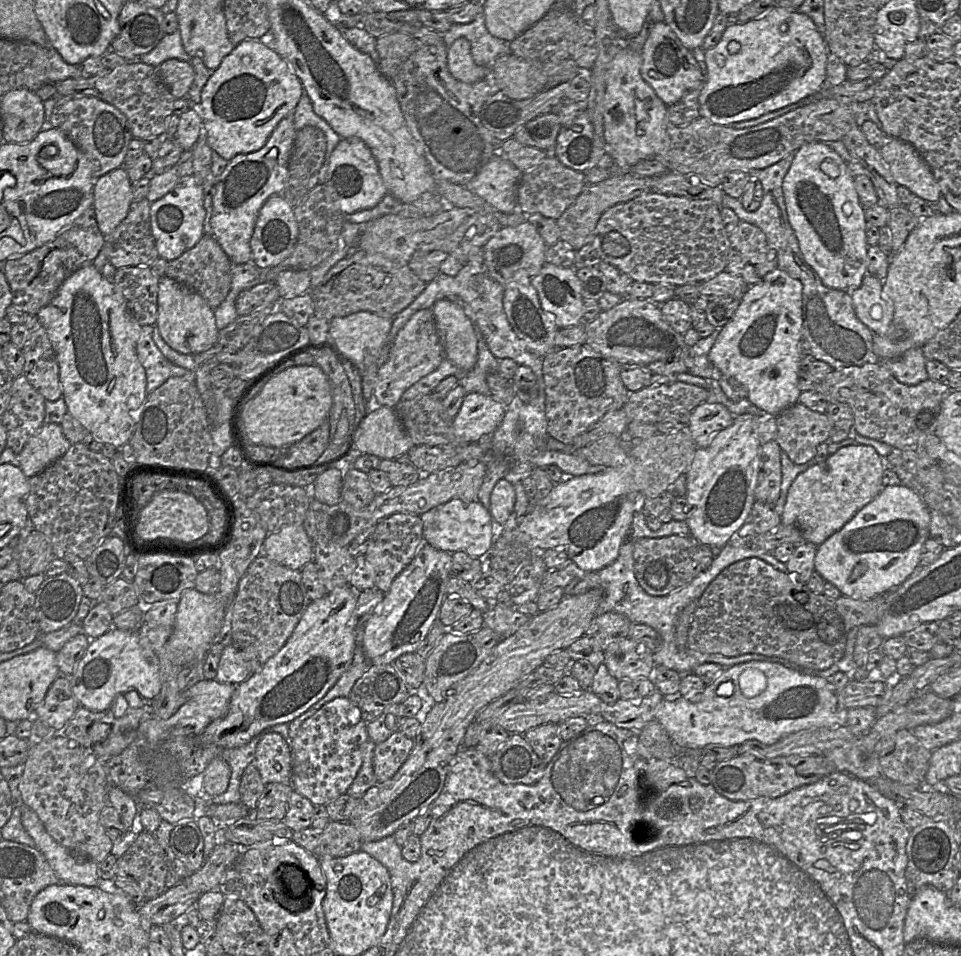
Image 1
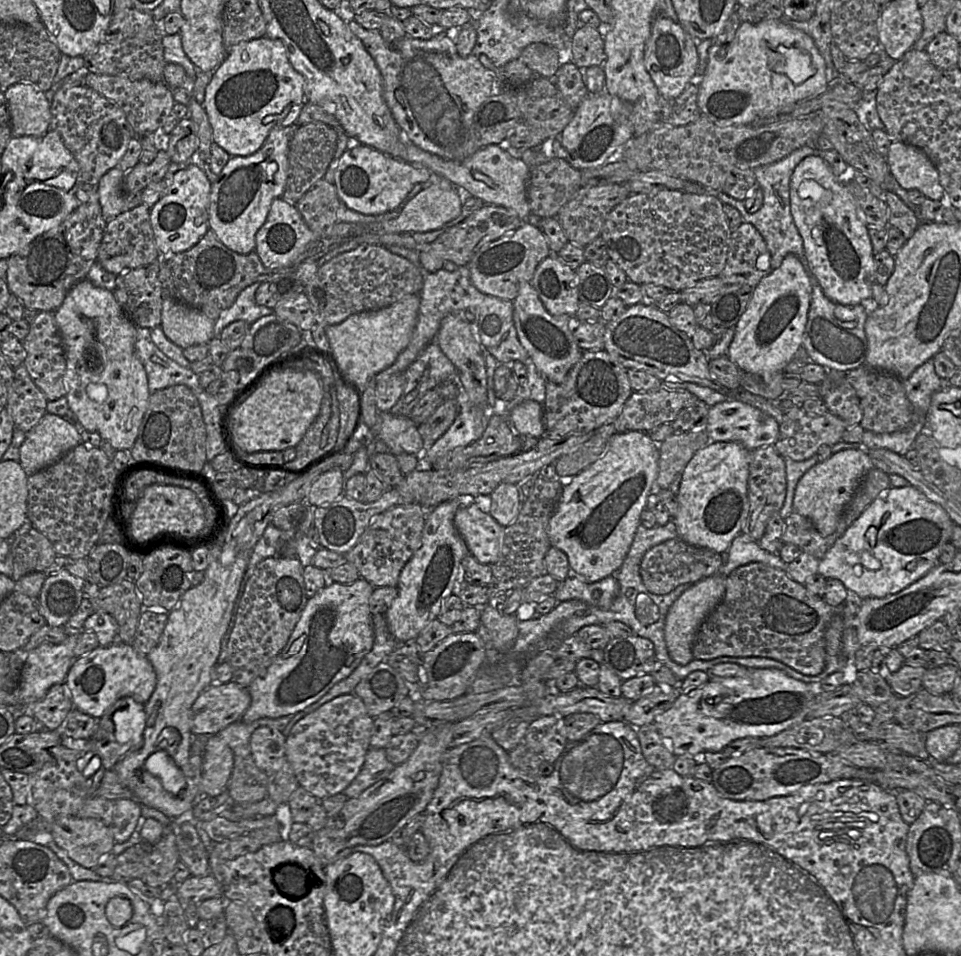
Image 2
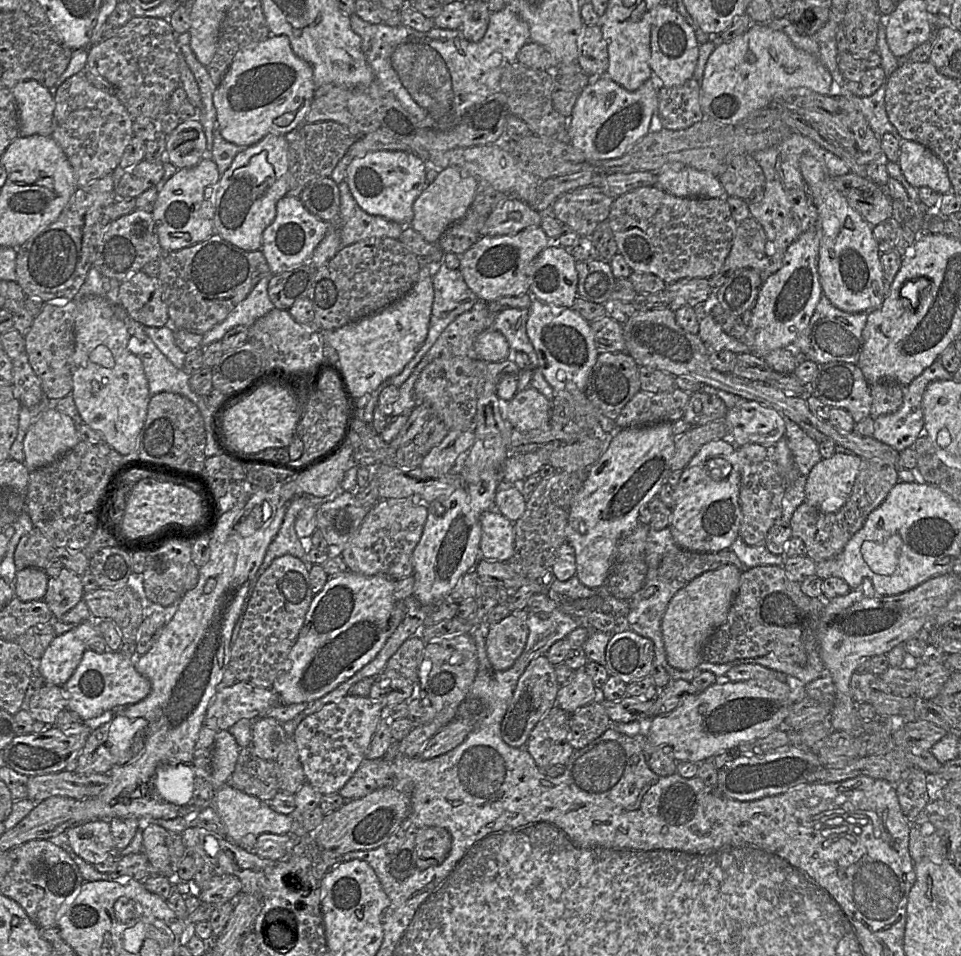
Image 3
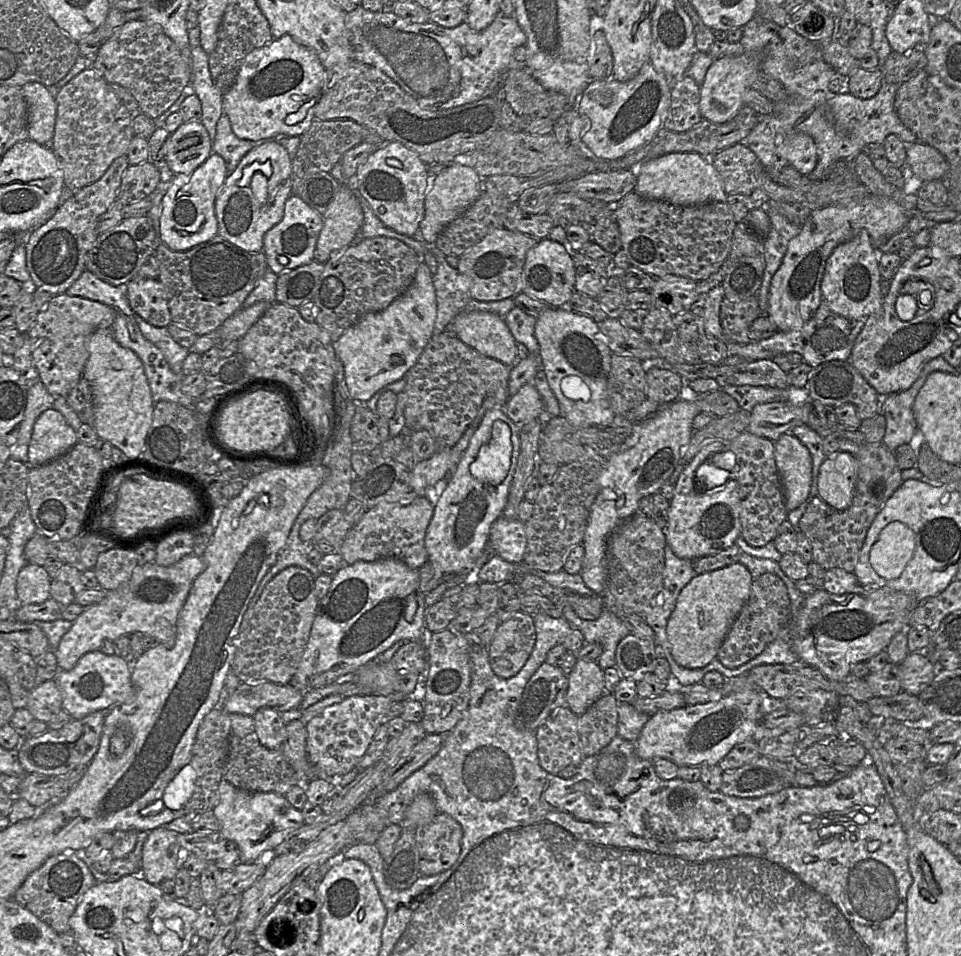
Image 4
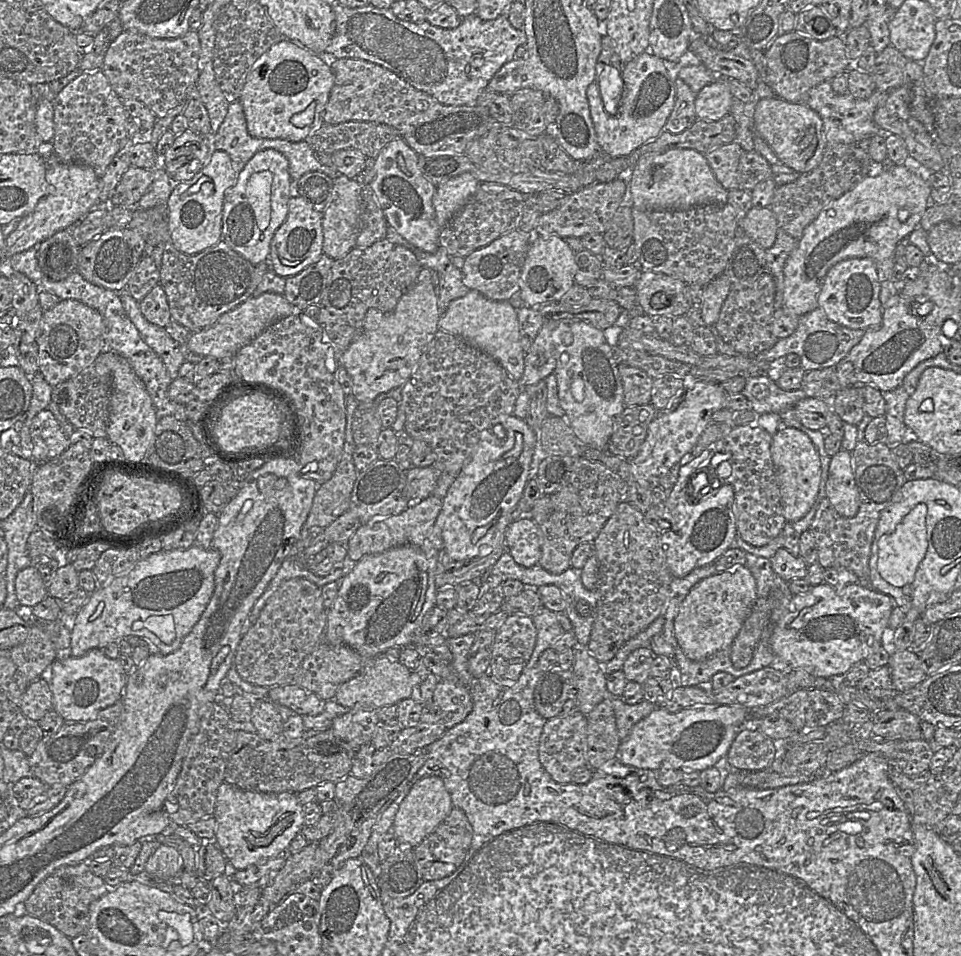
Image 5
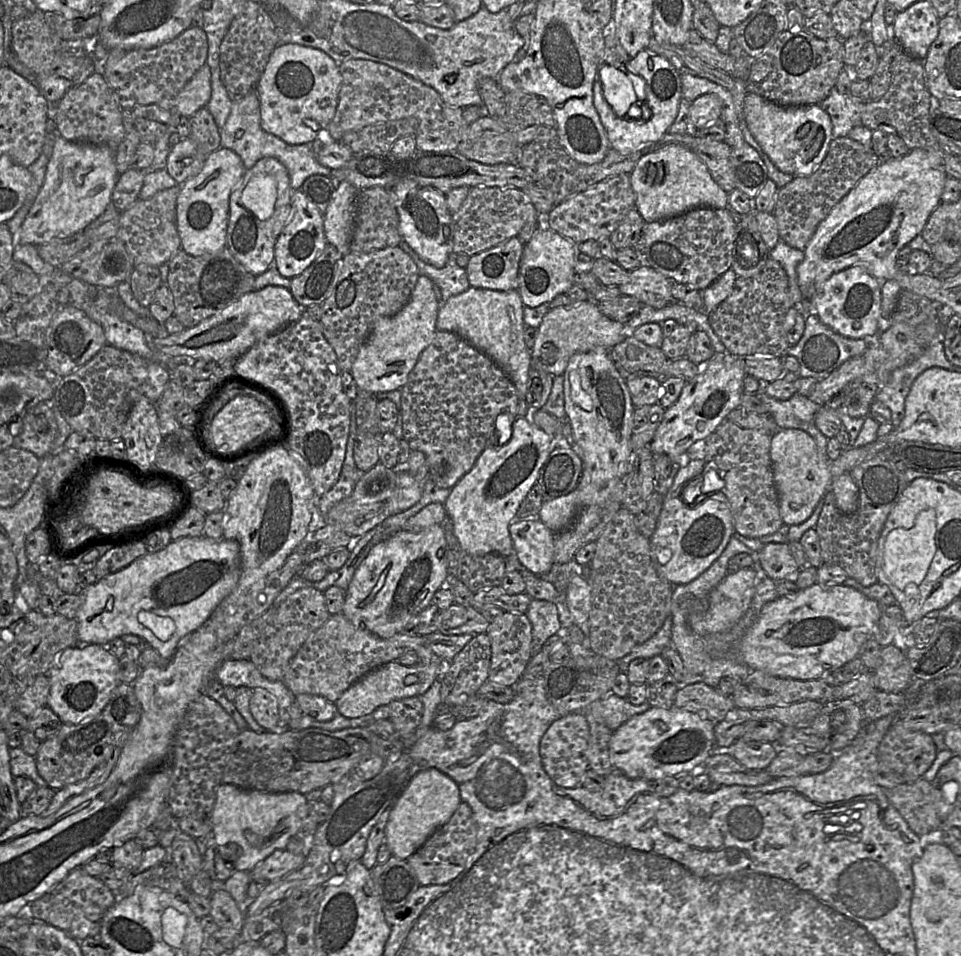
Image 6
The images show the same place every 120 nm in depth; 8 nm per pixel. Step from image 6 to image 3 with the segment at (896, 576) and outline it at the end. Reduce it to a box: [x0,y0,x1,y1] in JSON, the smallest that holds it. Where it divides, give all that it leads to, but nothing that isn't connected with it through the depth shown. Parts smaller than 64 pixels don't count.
[861,534,901,576]

